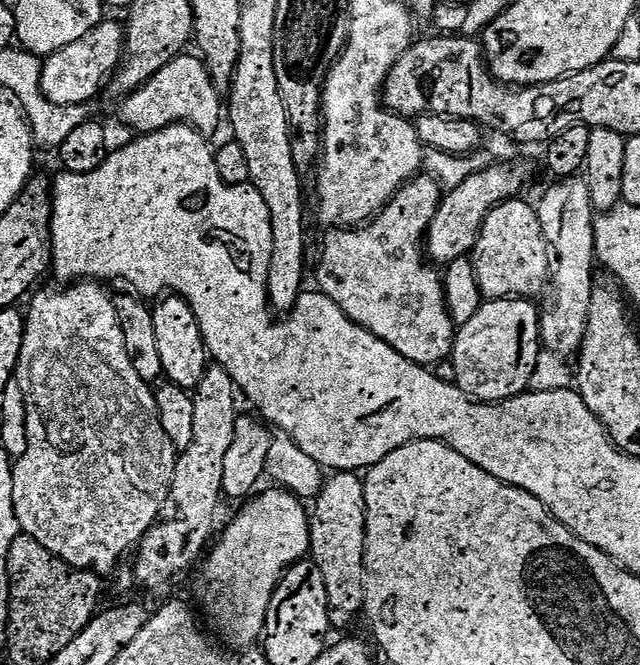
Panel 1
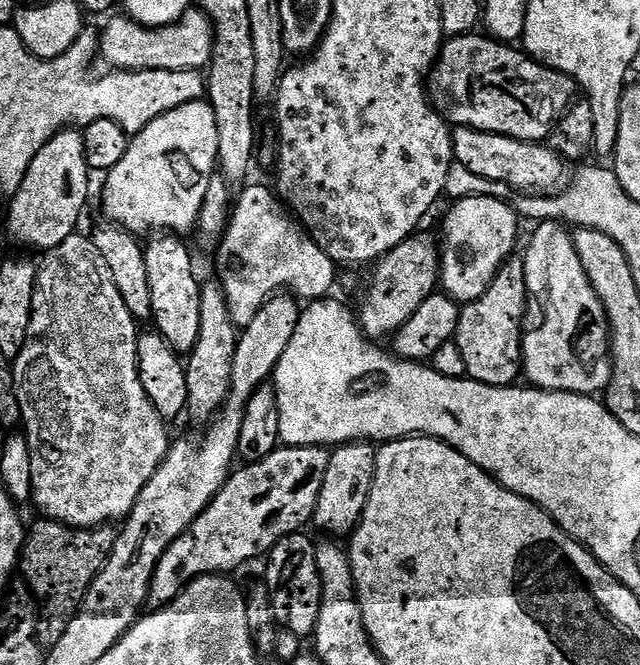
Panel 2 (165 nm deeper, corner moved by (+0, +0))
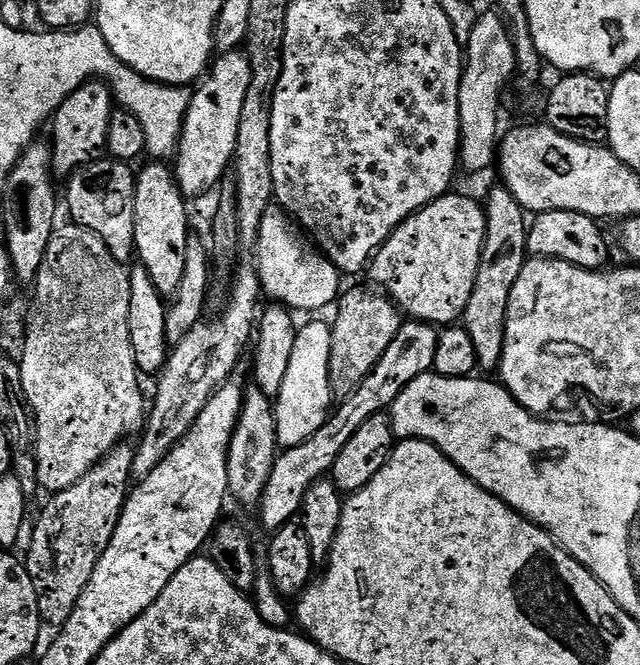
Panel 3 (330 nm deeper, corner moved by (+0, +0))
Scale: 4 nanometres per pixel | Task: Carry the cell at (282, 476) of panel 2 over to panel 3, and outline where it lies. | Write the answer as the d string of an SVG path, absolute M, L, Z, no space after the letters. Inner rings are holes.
M412 318L401 323L394 342L386 346L386 354L382 354L378 366L374 366L371 374L360 384L360 389L353 396L343 397L335 411L329 415L328 421L309 440L298 446L283 449L277 455L258 505L260 520L269 530L293 523L310 486L314 486L314 482L325 479L331 473L338 454L342 454L342 449L346 447L346 442L350 442L350 438L354 438L354 433L368 419L387 413L398 394L402 394L402 390L410 386L414 378L433 371L437 335L437 329L424 323L423 319Z

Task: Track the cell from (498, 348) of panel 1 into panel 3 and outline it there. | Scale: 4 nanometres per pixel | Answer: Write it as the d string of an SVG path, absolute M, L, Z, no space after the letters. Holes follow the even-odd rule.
M497 186L488 196L486 203L486 238L480 249L480 265L478 278L472 283L470 302L464 307L462 327L474 341L476 363L481 369L499 369L504 335L506 334L506 314L510 302L510 290L514 290L514 282L518 282L518 274L522 274L524 261L528 255L529 217L521 204L510 194L510 190Z

